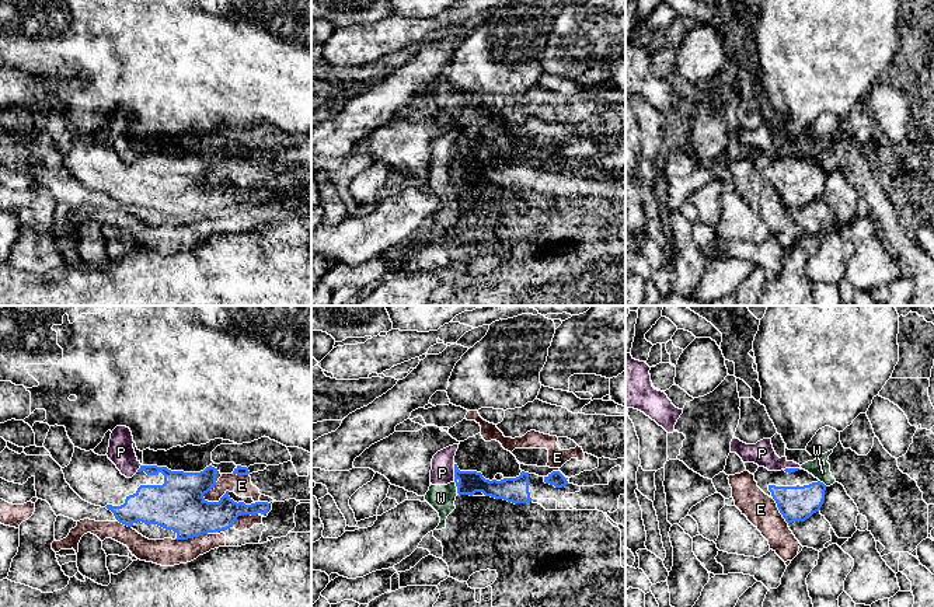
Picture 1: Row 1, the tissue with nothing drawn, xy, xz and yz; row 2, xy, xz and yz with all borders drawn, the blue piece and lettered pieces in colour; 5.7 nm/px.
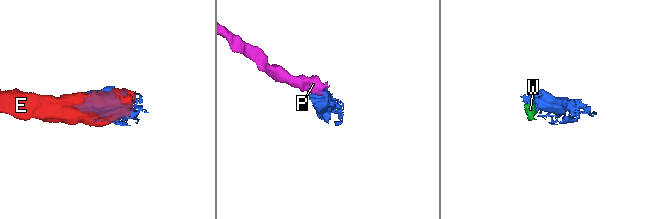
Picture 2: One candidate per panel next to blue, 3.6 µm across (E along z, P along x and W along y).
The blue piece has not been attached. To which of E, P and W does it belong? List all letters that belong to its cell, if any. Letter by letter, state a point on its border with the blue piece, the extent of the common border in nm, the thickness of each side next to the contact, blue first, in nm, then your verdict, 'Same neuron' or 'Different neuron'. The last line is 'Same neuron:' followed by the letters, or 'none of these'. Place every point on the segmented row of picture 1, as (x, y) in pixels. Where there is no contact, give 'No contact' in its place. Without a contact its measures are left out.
E: Touches blue at xy (215, 502). Shared border 160 nm. Thickness 300 nm (blue) against 120 nm. Different neuron
P: Touches blue at xz (455, 473). Shared border 100 nm. Thickness 130 nm (blue) against 140 nm. Different neuron
W: Touches blue at xz (456, 485). Shared border 80 nm. Thickness 130 nm (blue) against 150 nm. Different neuron
Same neuron: none of these

